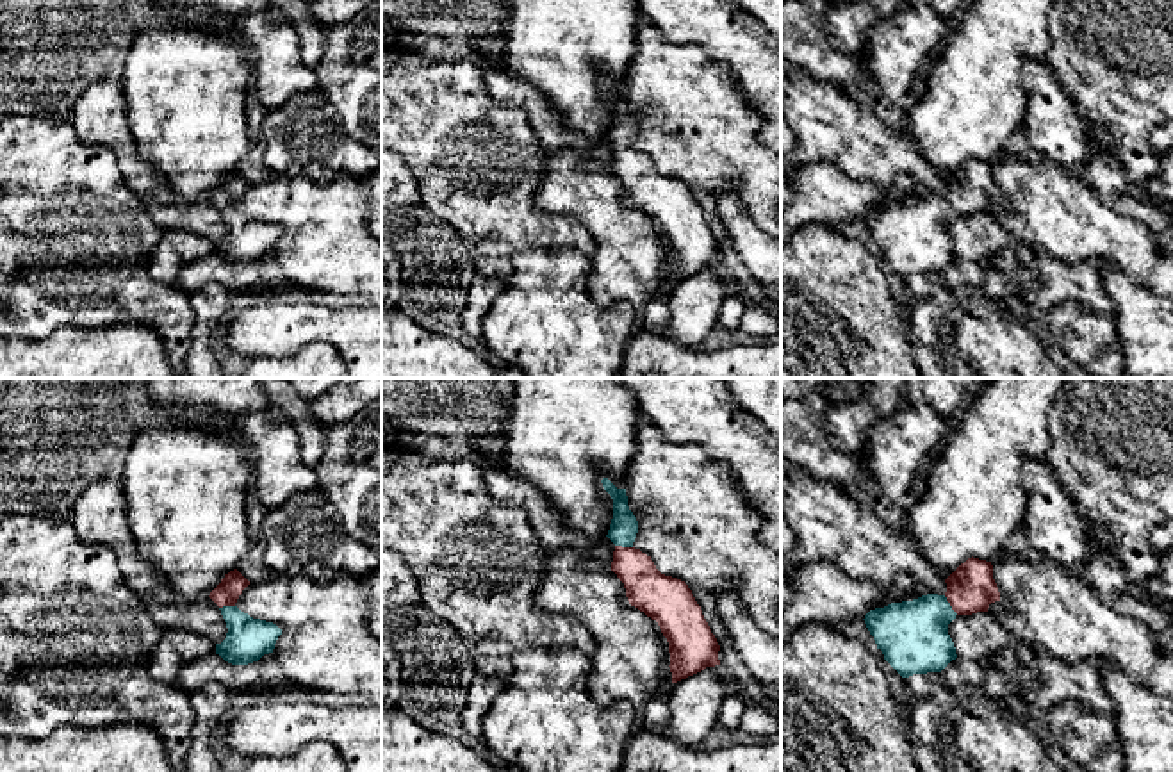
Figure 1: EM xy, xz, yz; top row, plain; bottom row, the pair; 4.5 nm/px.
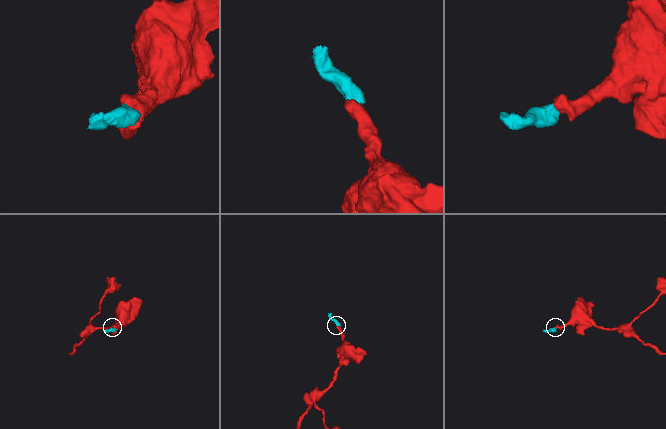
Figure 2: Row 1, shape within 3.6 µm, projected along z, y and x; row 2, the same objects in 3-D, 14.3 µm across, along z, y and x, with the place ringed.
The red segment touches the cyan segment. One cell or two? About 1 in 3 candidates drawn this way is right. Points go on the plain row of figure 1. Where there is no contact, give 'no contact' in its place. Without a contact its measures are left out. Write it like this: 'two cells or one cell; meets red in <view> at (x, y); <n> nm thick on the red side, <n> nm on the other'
one cell; meets red in yz at (951, 205); 220 nm thick on the red side, 320 nm on the other

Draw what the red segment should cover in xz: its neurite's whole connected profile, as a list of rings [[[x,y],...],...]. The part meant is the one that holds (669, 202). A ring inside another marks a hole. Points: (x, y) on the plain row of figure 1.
[[[601,80],[613,100],[608,139],[615,144],[611,171],[624,184],[631,207],[658,223],[669,242],[672,283],[706,267],[720,266],[720,246],[688,185],[661,175],[651,157],[633,148],[638,121],[628,107],[626,89]]]

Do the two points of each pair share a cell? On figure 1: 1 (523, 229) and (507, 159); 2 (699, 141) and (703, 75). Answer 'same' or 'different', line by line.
1: same
2: same

